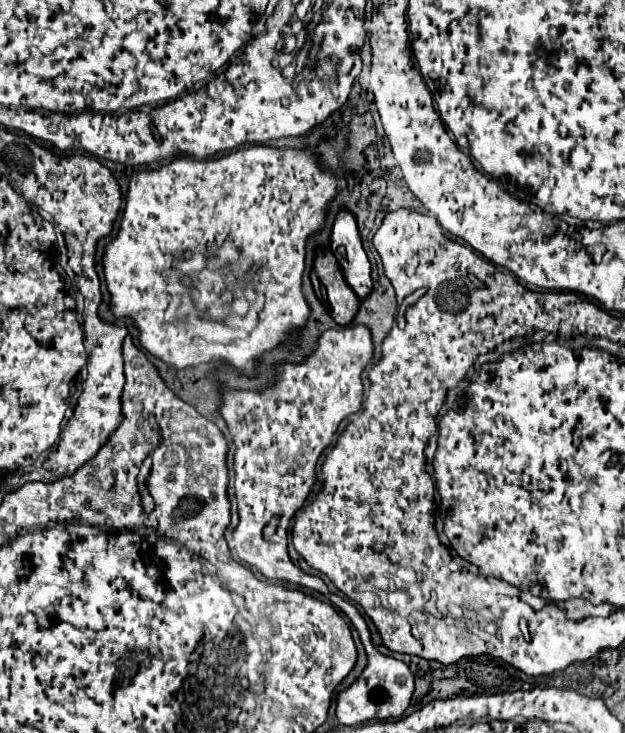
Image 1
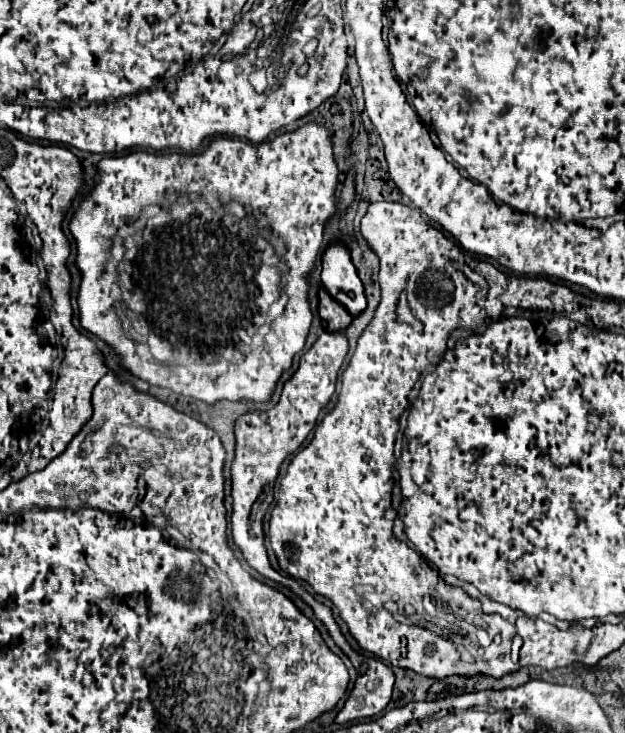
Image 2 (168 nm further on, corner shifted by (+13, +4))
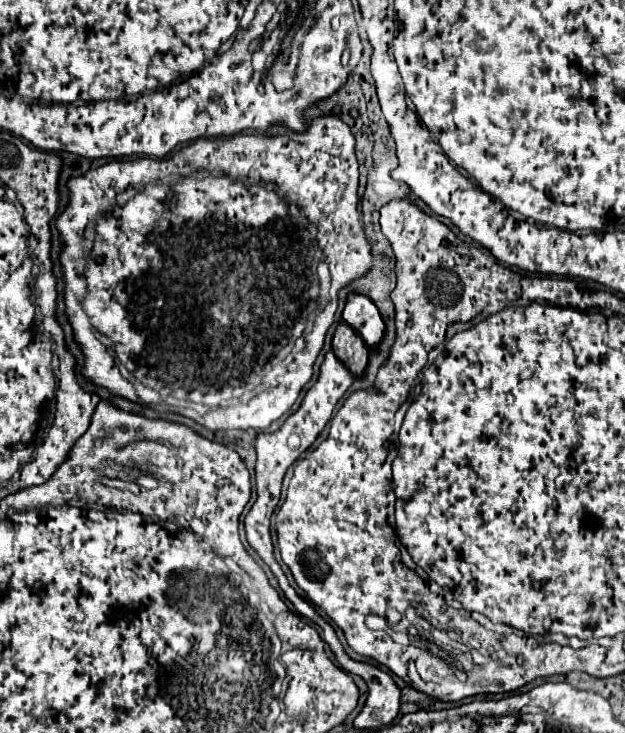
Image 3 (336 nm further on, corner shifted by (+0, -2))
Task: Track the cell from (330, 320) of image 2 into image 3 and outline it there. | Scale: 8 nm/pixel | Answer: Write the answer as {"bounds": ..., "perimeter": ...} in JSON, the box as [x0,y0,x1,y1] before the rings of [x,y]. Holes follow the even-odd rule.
{"bounds":[333,323,367,375],"perimeter":[[[339,323],[333,337],[333,353],[349,367],[353,375],[361,375],[367,365],[367,345],[347,323]]]}

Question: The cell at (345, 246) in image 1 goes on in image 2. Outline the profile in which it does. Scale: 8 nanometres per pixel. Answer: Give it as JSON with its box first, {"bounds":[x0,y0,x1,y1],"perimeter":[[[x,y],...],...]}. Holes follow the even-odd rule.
{"bounds":[322,243,366,317],"perimeter":[[[332,243],[322,255],[322,285],[352,317],[358,317],[366,309],[362,281],[342,243]]]}

